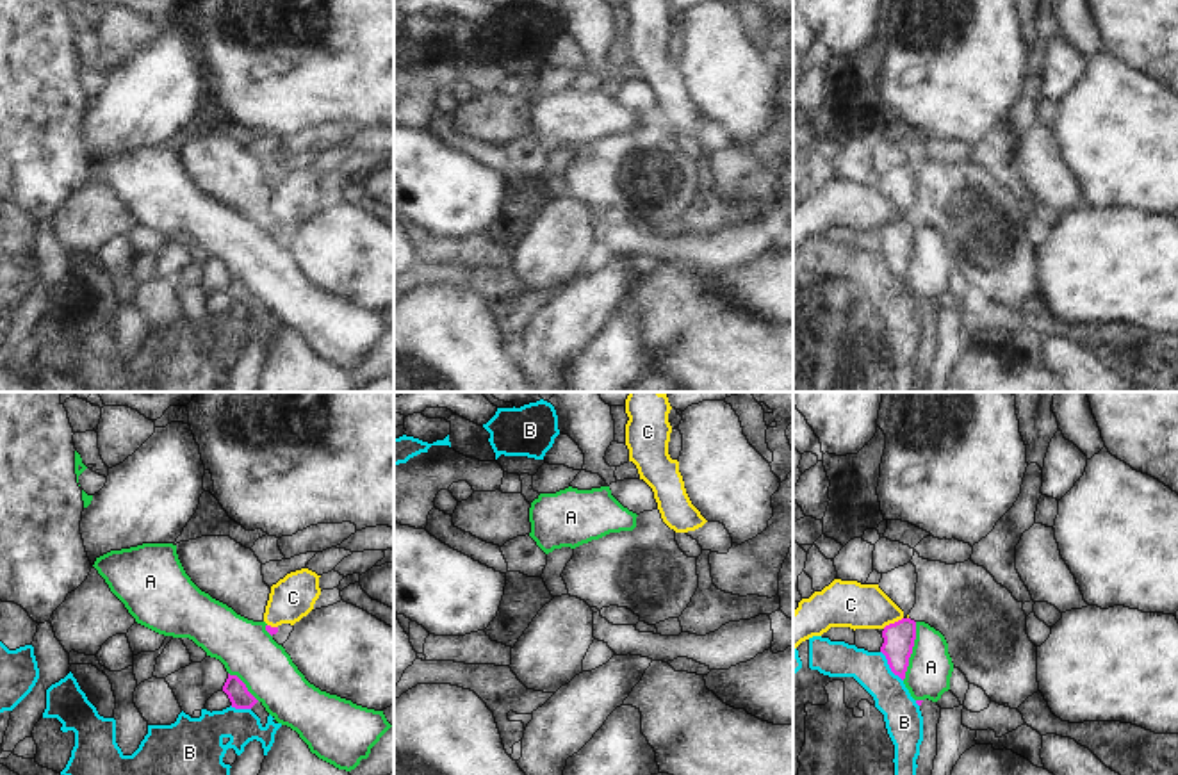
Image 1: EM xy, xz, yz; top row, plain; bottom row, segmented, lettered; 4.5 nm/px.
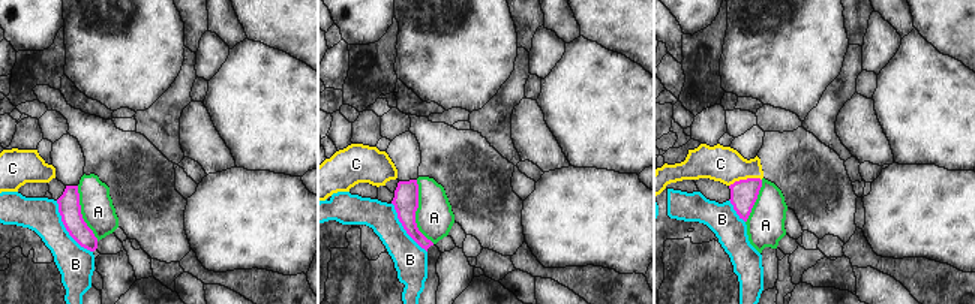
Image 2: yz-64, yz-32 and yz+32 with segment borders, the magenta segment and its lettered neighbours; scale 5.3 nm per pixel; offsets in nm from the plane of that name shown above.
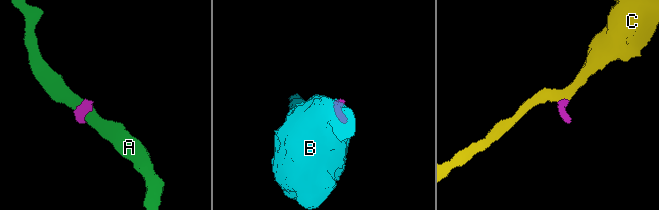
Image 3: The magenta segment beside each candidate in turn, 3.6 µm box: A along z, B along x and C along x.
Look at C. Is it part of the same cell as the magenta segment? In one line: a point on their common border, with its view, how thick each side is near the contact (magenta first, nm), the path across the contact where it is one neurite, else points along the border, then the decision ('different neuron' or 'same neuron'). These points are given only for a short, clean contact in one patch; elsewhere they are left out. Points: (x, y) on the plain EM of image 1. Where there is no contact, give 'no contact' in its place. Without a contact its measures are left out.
meets magenta in yz at (891, 225); 140 nm thick on the magenta side, 200 nm on the other; border along yz (902, 218), (883, 228); different neuron

